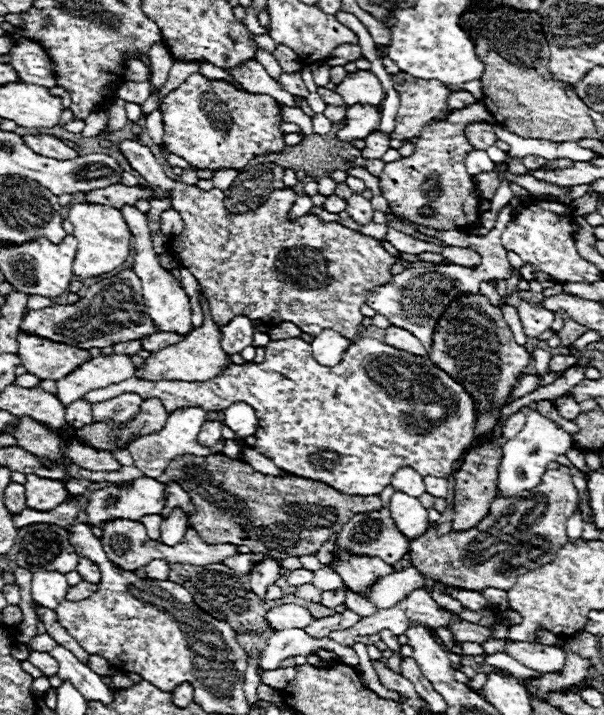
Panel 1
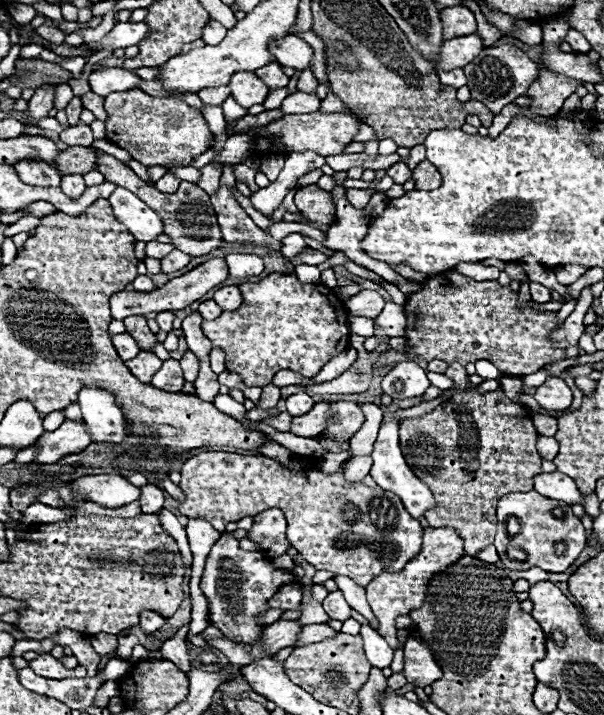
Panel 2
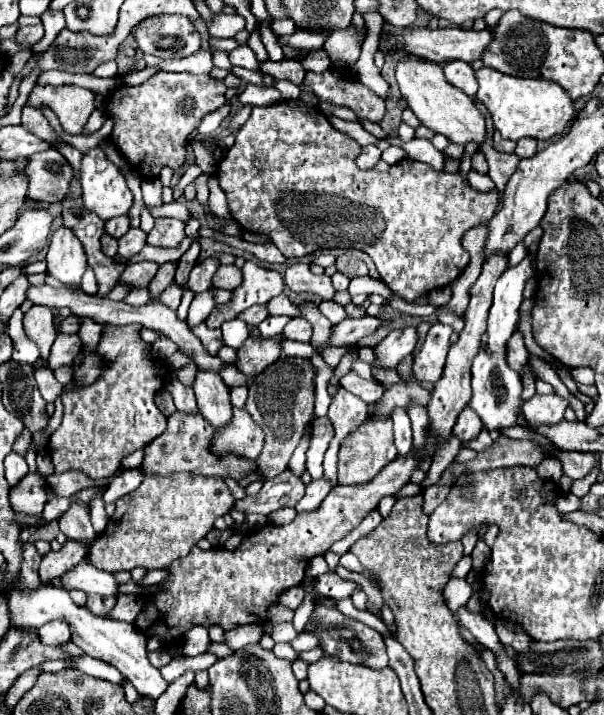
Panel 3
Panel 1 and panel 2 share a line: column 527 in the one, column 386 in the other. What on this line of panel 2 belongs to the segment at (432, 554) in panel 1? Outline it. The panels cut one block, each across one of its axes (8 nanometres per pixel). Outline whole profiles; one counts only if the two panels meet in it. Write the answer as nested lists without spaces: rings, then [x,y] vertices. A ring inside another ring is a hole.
[[[202,452],[182,464],[180,482],[180,488],[186,496],[182,502],[178,502],[178,510],[182,516],[190,520],[208,520],[218,532],[222,532],[228,522],[238,522],[244,516],[256,516],[266,508],[280,508],[288,520],[286,538],[290,546],[294,546],[308,564],[312,564],[316,570],[328,570],[332,574],[348,576],[362,588],[366,588],[372,578],[384,572],[398,572],[402,566],[406,566],[410,558],[420,552],[422,546],[424,528],[420,526],[420,522],[406,512],[396,494],[376,486],[370,476],[366,476],[362,482],[350,484],[344,480],[342,472],[336,472],[332,476],[324,476],[318,468],[290,472],[288,468],[266,456]]]

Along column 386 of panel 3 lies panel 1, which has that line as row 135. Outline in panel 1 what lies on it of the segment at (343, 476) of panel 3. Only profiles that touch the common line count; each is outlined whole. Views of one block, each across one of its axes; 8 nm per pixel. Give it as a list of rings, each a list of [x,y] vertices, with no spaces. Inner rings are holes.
[[[482,102],[468,106],[466,110],[454,110],[448,122],[430,122],[426,130],[422,130],[412,156],[384,166],[380,176],[382,196],[390,202],[390,208],[398,218],[434,230],[470,230],[478,222],[480,214],[476,204],[480,194],[476,192],[472,176],[466,172],[466,156],[472,146],[464,136],[464,126],[488,118],[490,114]]]

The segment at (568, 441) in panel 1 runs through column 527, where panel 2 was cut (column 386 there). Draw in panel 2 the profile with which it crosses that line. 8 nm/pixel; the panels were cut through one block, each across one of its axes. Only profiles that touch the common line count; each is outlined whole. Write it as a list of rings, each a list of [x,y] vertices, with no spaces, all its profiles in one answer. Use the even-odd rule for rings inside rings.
[[[390,412],[384,414],[384,424],[380,426],[378,438],[374,442],[374,450],[372,450],[372,458],[374,458],[374,466],[370,476],[376,480],[376,484],[396,496],[400,496],[404,508],[410,512],[410,516],[414,520],[420,520],[428,510],[436,508],[436,500],[434,494],[430,492],[430,488],[426,484],[420,482],[420,478],[414,476],[414,472],[408,468],[402,452],[400,452],[400,444],[398,444],[398,424],[390,418]]]

